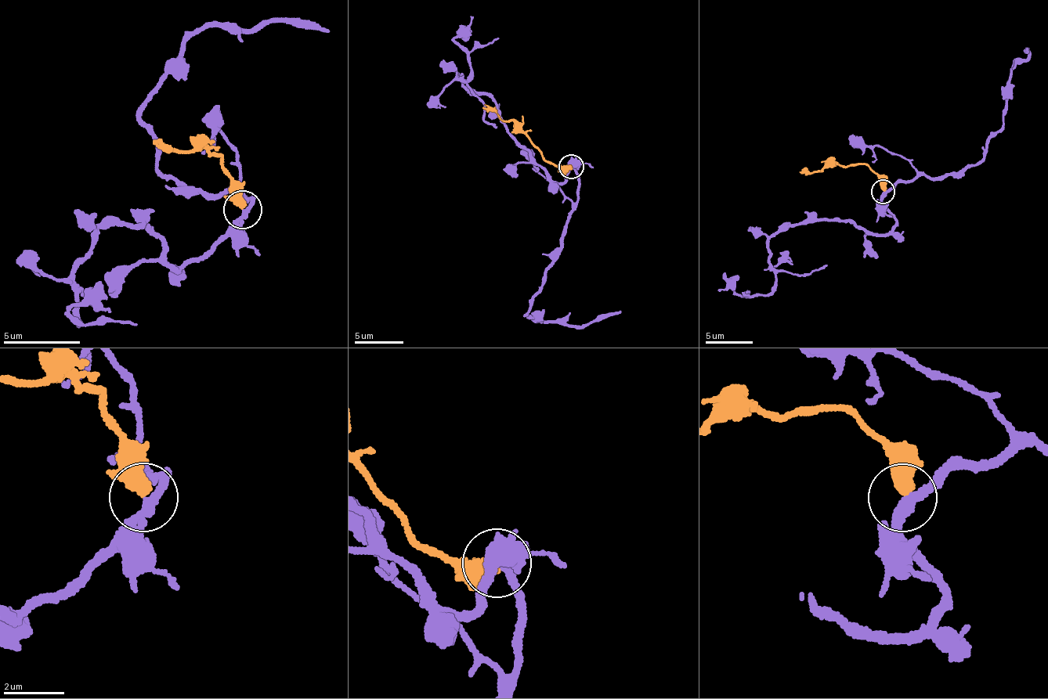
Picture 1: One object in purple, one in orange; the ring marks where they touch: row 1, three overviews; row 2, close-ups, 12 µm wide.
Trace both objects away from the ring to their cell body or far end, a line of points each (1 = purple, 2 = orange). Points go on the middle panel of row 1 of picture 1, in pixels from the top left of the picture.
1: (570, 166), (561, 182), (551, 178), (489, 96), (460, 79), (470, 78), (468, 52), (455, 41), (470, 16)
2: (570, 168), (560, 170), (541, 154), (511, 120), (500, 120), (484, 105)

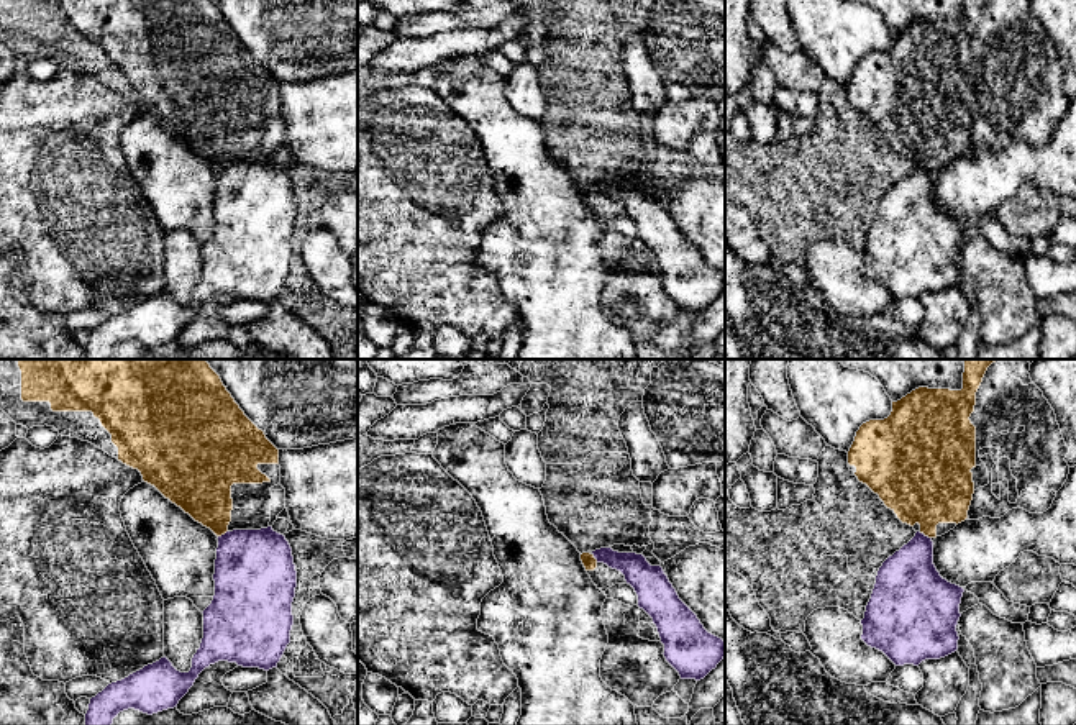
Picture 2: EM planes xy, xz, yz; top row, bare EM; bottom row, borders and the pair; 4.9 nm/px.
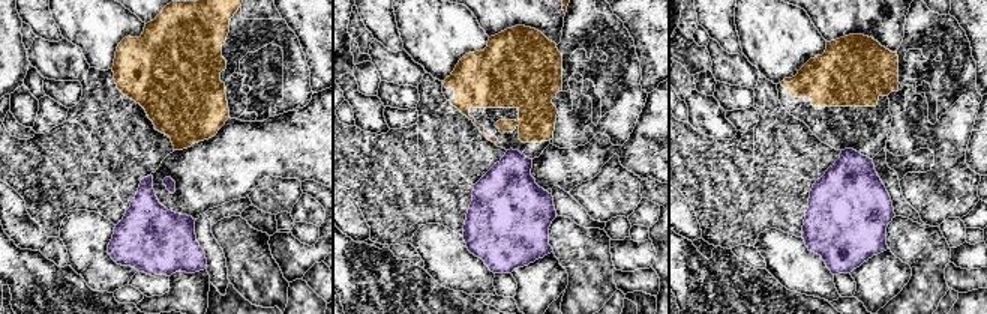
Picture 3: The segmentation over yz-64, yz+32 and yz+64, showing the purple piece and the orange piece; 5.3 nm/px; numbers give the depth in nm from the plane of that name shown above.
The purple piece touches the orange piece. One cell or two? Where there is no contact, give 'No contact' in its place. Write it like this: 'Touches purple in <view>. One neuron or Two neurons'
Touches purple in yz. Two neurons

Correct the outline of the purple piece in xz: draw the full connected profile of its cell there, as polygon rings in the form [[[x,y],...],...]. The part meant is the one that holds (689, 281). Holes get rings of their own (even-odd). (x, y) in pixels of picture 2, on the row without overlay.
[[[612,180],[592,184],[625,208],[643,241],[658,261],[666,294],[681,312],[704,312],[725,290],[725,274],[709,266],[697,248],[679,231],[661,198],[651,198],[643,187],[618,185]]]

